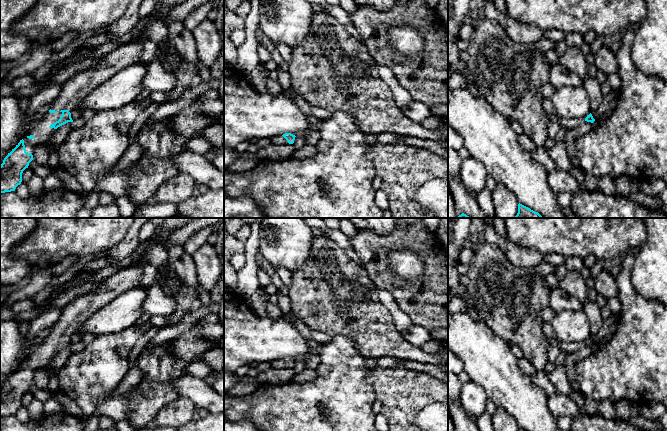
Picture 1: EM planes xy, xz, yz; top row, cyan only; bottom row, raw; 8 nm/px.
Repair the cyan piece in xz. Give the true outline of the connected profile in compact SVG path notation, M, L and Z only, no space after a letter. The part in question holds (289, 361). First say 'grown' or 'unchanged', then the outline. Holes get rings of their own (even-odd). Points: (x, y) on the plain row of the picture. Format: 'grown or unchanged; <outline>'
grown; M285 357L283 359L273 360L270 362L270 364L272 368L283 370L287 368L293 368L295 361L296 360L291 357Z

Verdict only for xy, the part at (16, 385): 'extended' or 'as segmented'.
extended

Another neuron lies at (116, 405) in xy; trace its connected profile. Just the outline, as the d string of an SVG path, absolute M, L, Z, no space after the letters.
M117 389L103 395L96 404L95 411L103 417L109 417L114 422L125 420L131 409L131 400L136 390L121 393Z

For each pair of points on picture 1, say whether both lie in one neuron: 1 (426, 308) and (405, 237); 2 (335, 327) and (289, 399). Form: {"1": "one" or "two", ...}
{"1": "one", "2": "two"}

